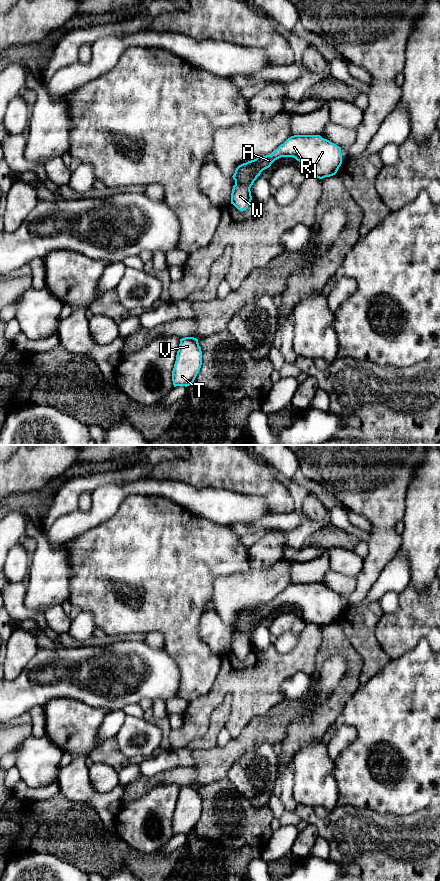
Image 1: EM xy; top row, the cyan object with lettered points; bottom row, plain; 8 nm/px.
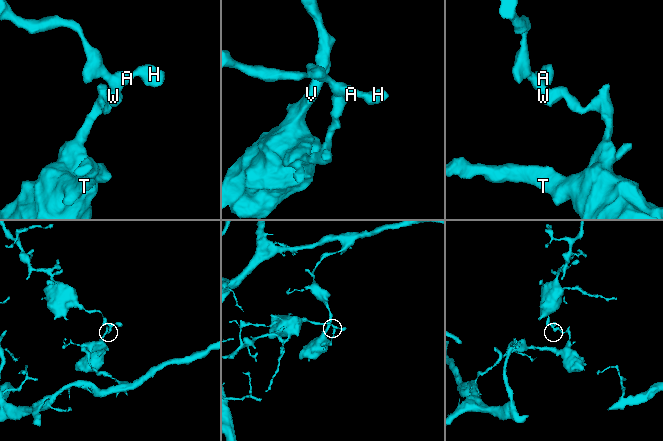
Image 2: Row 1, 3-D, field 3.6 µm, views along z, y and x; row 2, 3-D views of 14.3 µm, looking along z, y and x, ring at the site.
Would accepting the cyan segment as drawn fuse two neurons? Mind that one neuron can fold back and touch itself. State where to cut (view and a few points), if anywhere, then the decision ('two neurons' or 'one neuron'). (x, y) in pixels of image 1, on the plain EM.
cut in xy along (235, 630), (245, 633), (249, 637); two neurons

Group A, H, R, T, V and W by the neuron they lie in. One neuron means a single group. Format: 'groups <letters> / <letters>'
groups A H R / T V W

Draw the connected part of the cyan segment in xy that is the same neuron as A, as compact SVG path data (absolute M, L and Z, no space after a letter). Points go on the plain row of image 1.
M294 583L270 603L259 604L239 613L232 624L235 631L251 636L261 620L281 605L293 605L302 613L303 621L319 627L333 624L342 612L341 595L320 583Z

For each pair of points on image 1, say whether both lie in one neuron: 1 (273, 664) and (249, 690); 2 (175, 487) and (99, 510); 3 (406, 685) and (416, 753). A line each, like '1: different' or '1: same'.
1: same
2: same
3: same

